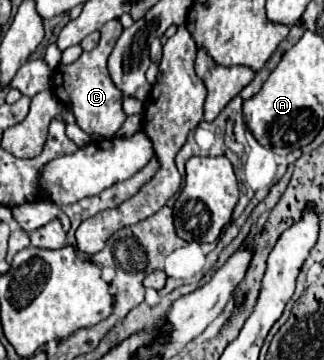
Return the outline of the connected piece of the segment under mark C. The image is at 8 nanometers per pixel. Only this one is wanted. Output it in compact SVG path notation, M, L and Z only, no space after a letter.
M118 18L106 22L100 30L100 42L92 52L82 52L82 56L74 62L74 64L60 64L54 70L54 78L52 78L52 90L58 96L58 100L70 108L76 116L78 126L88 132L88 134L100 134L104 138L110 138L118 132L118 128L124 124L126 114L122 110L122 100L124 100L124 92L112 82L108 68L106 68L106 60L108 54L114 48L114 42L118 40L118 36L122 34L122 24Z

